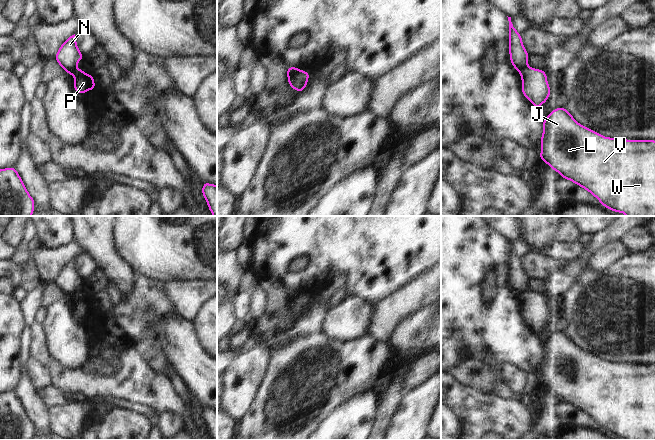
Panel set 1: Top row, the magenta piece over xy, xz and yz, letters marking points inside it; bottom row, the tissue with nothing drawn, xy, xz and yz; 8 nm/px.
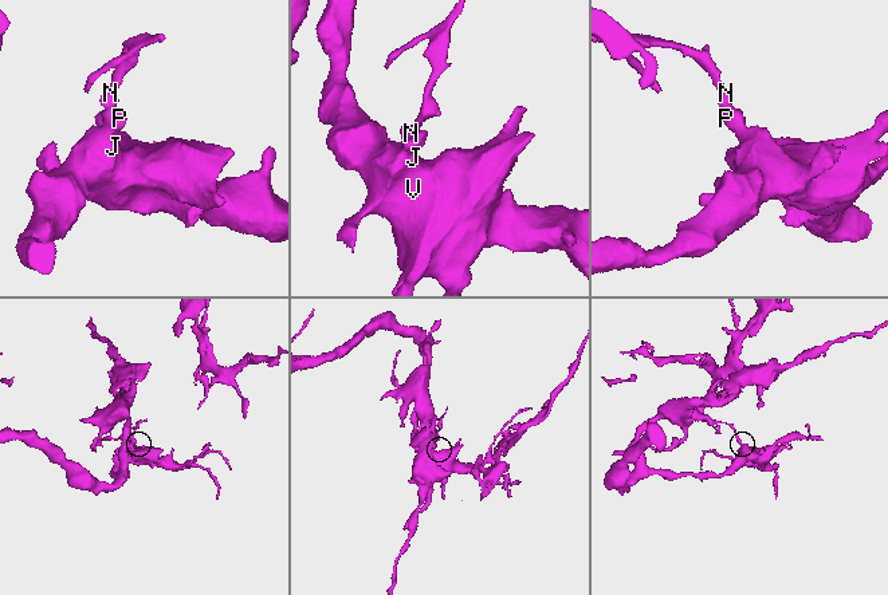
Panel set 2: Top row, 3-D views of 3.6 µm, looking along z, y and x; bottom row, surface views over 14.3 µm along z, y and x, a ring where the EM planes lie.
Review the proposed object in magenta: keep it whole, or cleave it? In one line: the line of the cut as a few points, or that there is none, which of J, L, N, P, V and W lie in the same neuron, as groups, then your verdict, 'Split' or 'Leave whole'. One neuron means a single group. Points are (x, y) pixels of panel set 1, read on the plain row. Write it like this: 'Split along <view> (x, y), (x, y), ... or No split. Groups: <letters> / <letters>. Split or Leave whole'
Split along xz (298, 293), (288, 301). Groups: J L P V W / N. Split.

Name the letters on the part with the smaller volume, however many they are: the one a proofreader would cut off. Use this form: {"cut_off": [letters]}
{"cut_off": ["N"]}

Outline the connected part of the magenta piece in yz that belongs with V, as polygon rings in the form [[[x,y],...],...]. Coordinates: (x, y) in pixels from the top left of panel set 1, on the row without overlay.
[[[563,331],[555,332],[543,344],[541,378],[546,388],[595,420],[600,427],[627,440],[655,440],[655,364],[626,364],[604,361],[579,348]]]

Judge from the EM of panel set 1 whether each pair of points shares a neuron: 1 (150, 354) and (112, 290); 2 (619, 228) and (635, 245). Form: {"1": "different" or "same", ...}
{"1": "different", "2": "different"}

